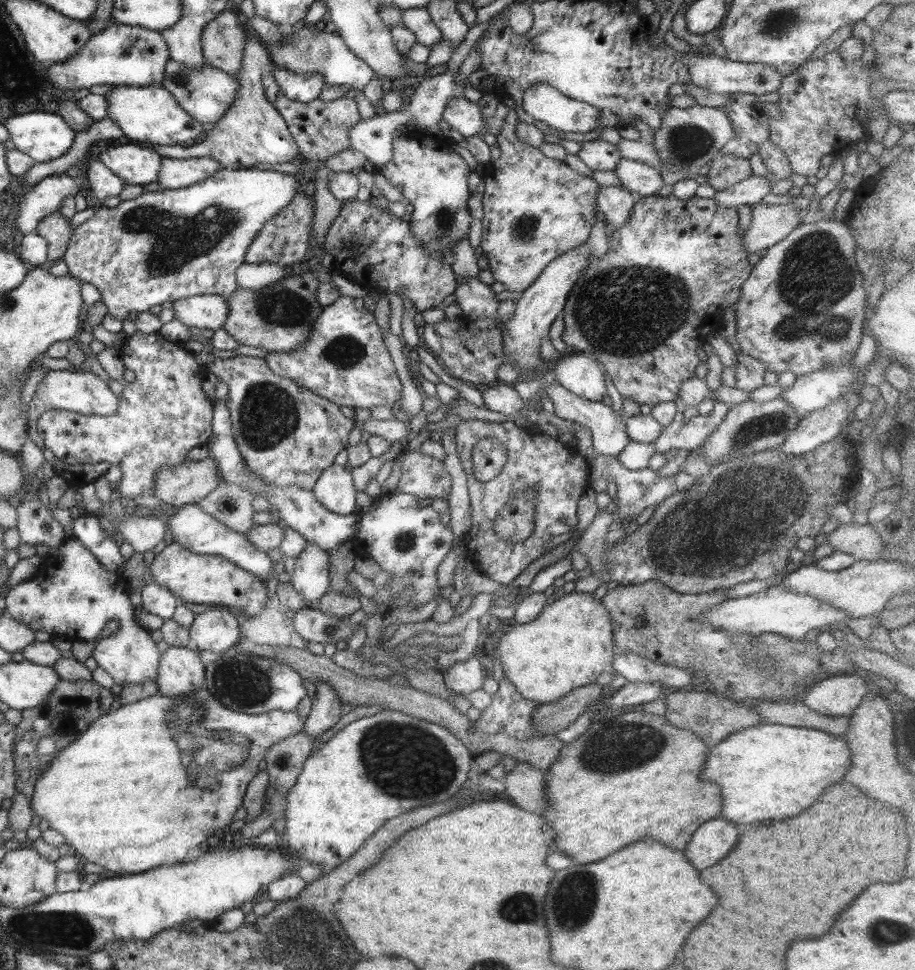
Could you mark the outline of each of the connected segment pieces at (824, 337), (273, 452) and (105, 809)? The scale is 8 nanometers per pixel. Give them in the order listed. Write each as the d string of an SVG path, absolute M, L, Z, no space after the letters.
M817 217L815 222L809 224L799 222L785 238L766 249L765 255L752 267L750 275L743 281L736 303L733 304L735 306L735 319L737 320L735 339L739 343L740 352L759 361L763 365L765 372L777 374L790 372L795 376L823 370L835 371L841 365L851 364L851 360L855 357L855 350L857 350L861 340L862 322L864 322L865 315L867 315L867 309L865 308L867 284L857 268L855 250L856 243L845 221L827 220L821 217Z
M206 351L199 352L194 358L203 370L227 385L227 396L223 403L230 414L231 434L237 450L250 471L272 487L297 485L311 491L321 471L333 462L338 452L348 447L347 437L354 428L353 420L346 418L330 400L311 394L285 377L275 376L261 358L237 355L215 358Z
M198 688L191 694L183 696L153 695L147 699L137 700L119 708L109 711L104 715L98 716L75 740L72 740L65 748L56 752L56 755L48 762L45 772L41 772L37 777L37 782L33 786L33 794L29 799L29 805L33 813L41 820L45 820L48 828L59 832L59 835L65 840L74 852L74 855L81 857L81 862L91 862L97 864L105 870L111 872L127 872L127 874L137 874L151 870L161 864L172 864L183 861L183 858L189 852L190 848L195 848L213 836L215 830L229 825L234 819L234 814L240 811L242 807L243 796L246 792L249 782L258 772L259 760L264 757L268 746L275 744L278 740L286 736L294 735L302 730L304 720L293 711L267 711L263 714L250 715L249 713L233 712L224 706L221 706L214 698L209 696L206 690Z

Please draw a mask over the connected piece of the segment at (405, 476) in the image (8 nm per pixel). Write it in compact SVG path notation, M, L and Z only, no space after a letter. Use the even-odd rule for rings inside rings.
M407 449L398 458L401 460L401 476L398 479L394 493L410 494L416 496L419 500L422 498L442 498L443 500L448 500L452 480L441 461L437 461L437 459L429 455L423 455L419 450L409 452Z

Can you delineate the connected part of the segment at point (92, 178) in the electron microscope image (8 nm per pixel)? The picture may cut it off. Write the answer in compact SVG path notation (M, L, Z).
M97 159L87 162L85 178L89 182L89 188L91 188L93 196L100 203L109 196L117 196L124 186L122 180Z

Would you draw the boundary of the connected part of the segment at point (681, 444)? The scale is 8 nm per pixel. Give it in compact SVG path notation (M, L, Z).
M715 400L712 410L707 415L683 418L683 413L676 411L672 422L663 429L653 442L655 451L665 453L670 449L683 449L691 452L703 446L707 436L715 431L729 410L730 404Z

